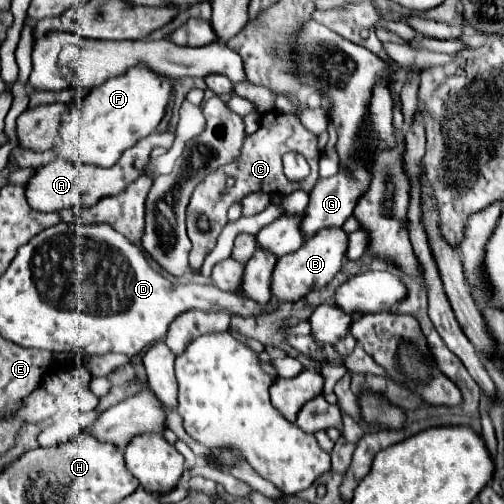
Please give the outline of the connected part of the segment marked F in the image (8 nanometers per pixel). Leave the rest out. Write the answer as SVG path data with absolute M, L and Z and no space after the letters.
M143 63L129 67L123 75L107 79L85 99L77 101L75 109L71 111L71 121L65 119L65 127L61 127L61 141L55 143L59 157L73 163L113 167L127 147L133 147L133 143L139 139L155 133L157 125L165 117L171 93L171 79L155 73Z

